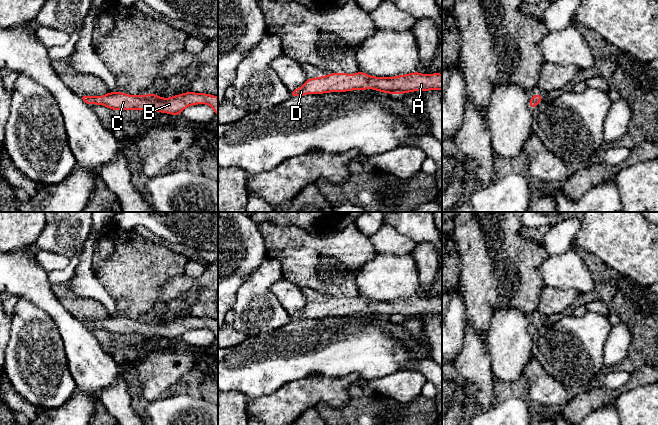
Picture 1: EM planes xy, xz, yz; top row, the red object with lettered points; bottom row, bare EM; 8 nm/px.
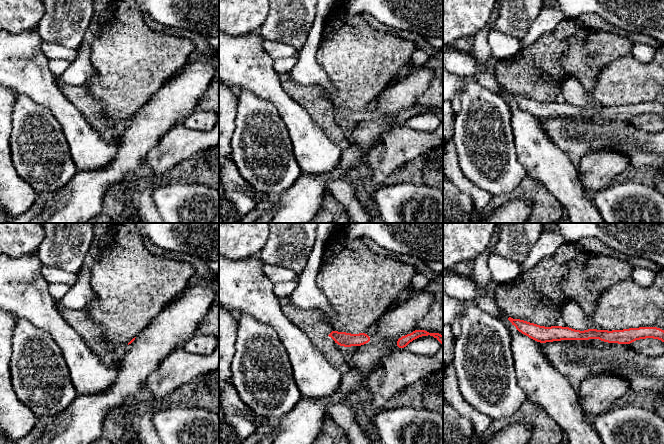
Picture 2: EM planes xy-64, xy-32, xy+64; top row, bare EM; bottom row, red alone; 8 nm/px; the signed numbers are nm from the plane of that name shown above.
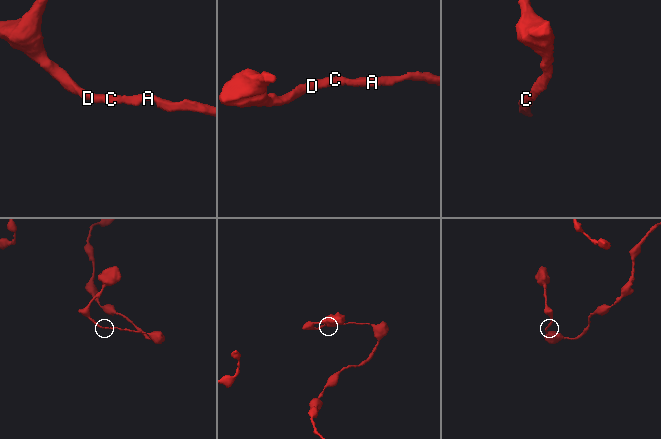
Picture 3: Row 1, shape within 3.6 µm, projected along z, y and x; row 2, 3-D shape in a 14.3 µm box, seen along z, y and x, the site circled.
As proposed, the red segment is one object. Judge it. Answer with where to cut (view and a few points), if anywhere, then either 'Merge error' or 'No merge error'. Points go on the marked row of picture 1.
No split. No merge error

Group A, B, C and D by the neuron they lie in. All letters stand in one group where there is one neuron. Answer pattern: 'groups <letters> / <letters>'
groups A B C D

